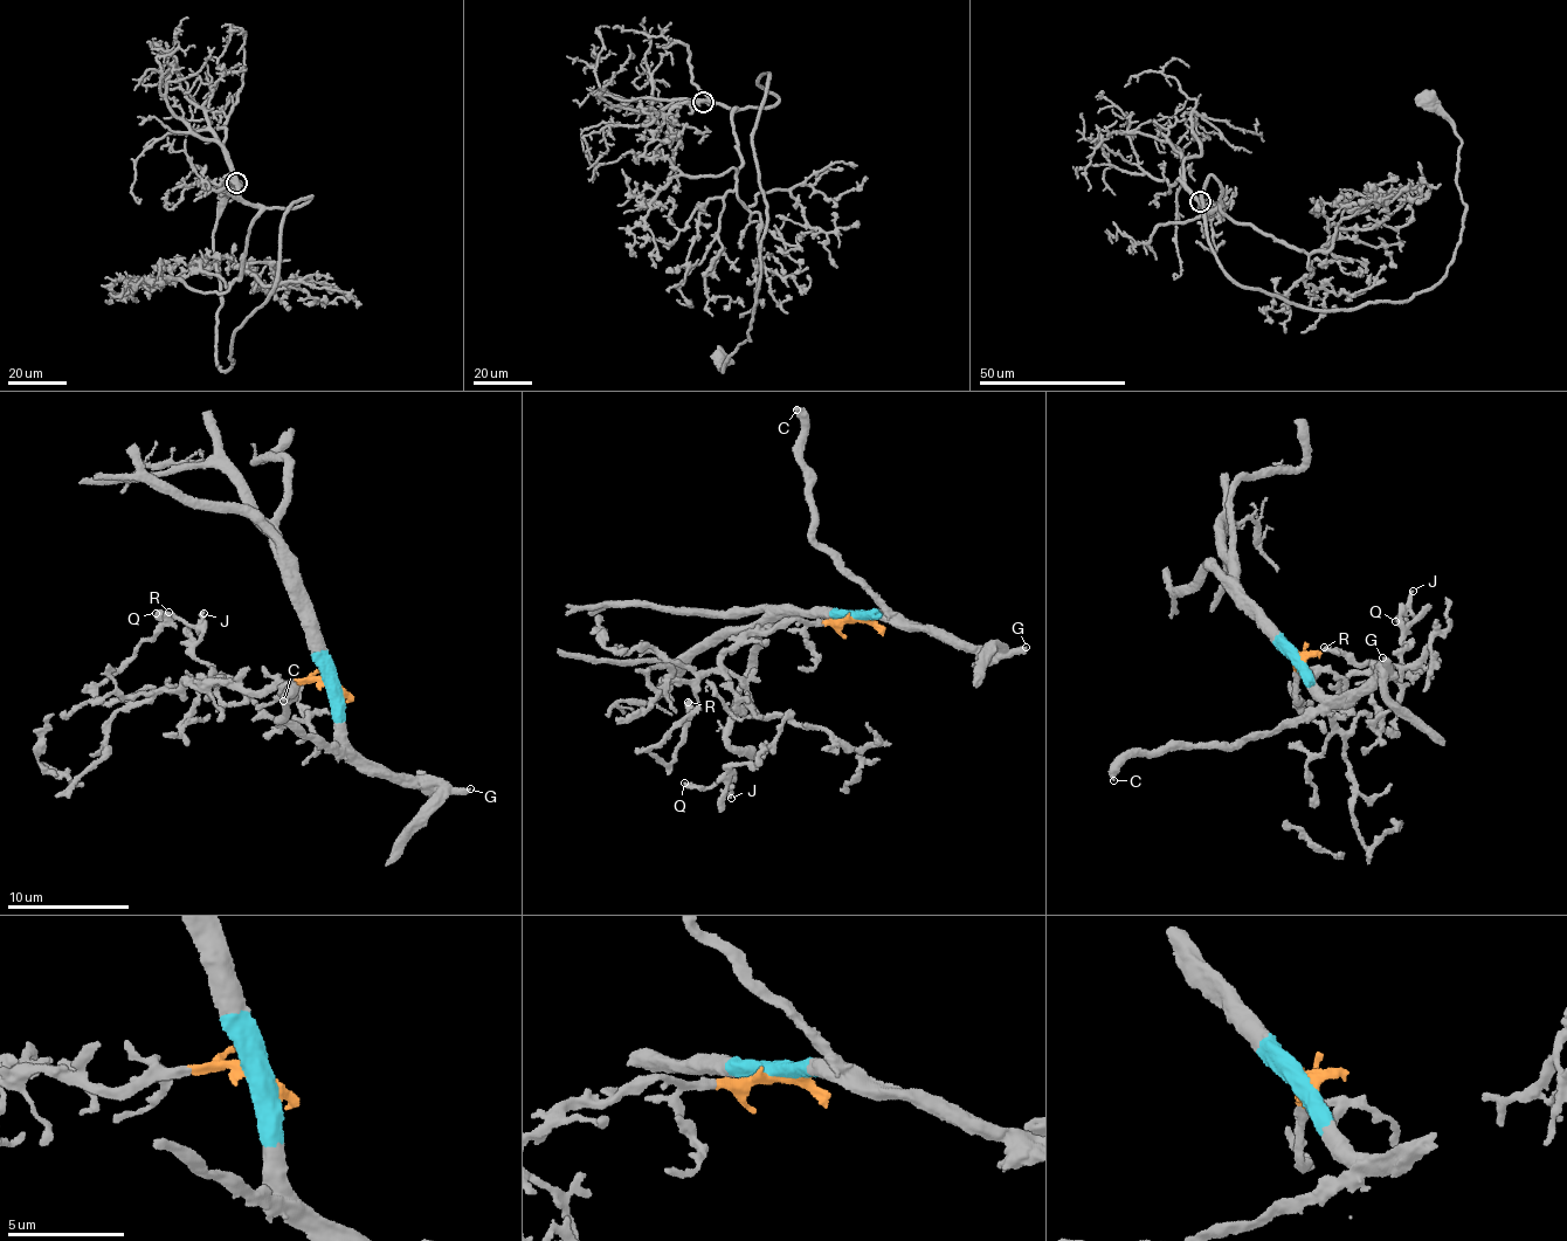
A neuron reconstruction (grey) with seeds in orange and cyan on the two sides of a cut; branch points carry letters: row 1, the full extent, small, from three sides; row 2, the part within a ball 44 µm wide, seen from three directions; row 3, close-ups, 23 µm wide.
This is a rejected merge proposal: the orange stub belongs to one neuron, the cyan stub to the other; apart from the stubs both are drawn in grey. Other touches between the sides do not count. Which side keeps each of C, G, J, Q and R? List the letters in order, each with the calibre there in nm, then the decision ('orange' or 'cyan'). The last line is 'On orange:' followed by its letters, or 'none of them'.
C: calibre 420 nm; cyan
G: calibre 360 nm; cyan
J: calibre 200 nm; orange
Q: calibre 360 nm; orange
R: calibre 320 nm; orange
On orange: J, Q, R

